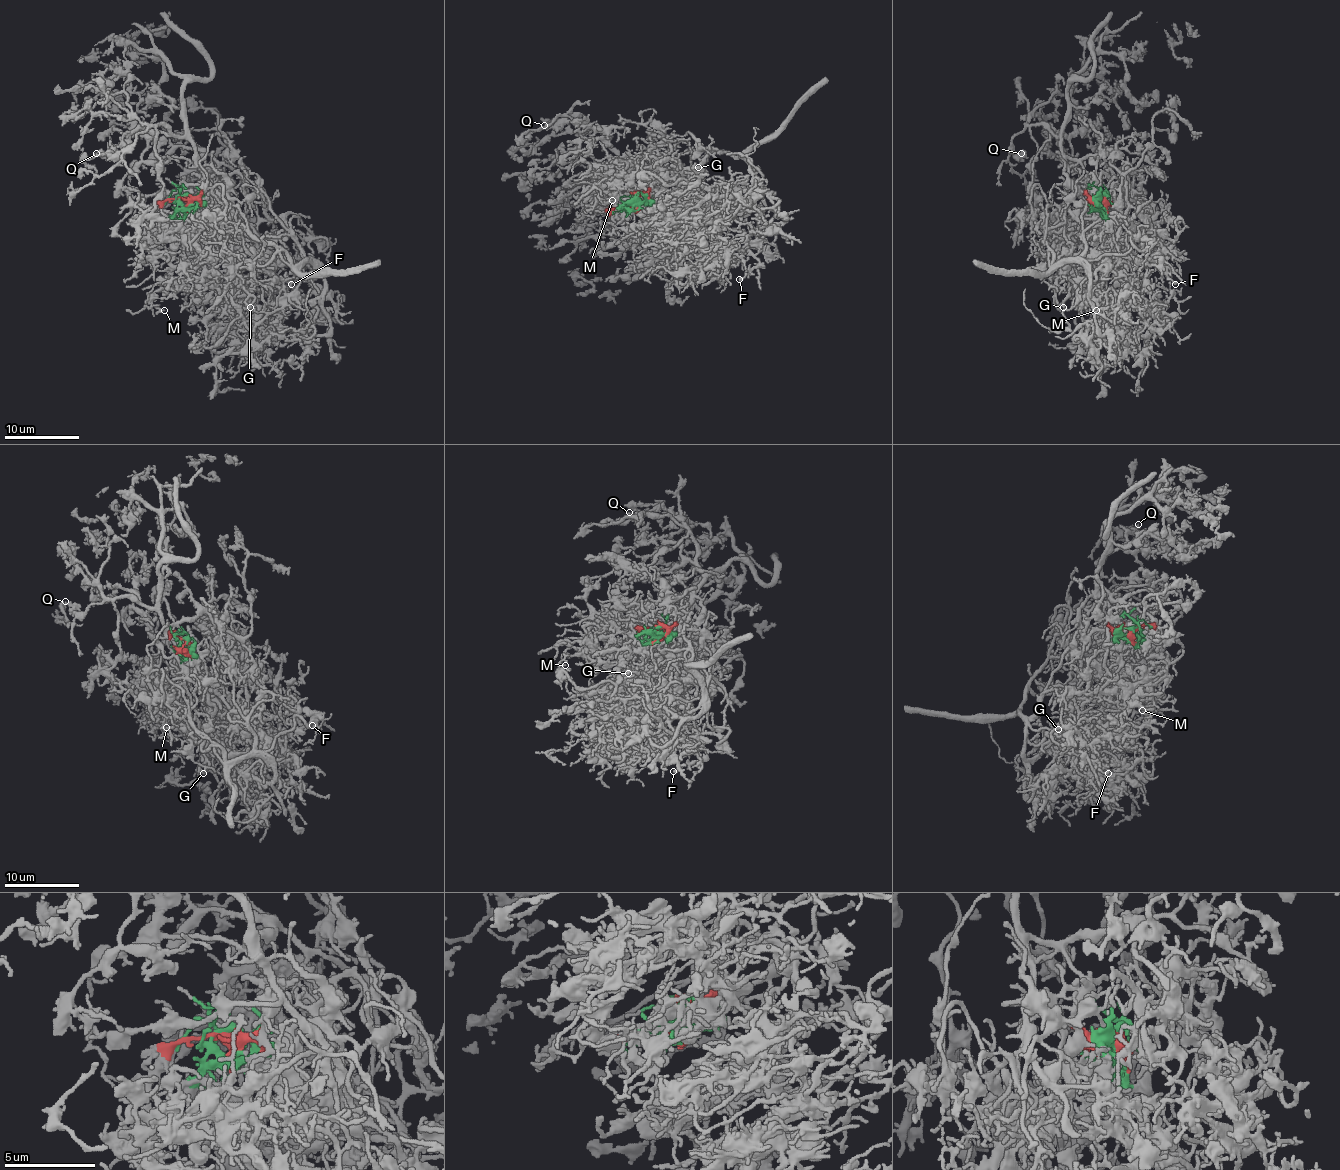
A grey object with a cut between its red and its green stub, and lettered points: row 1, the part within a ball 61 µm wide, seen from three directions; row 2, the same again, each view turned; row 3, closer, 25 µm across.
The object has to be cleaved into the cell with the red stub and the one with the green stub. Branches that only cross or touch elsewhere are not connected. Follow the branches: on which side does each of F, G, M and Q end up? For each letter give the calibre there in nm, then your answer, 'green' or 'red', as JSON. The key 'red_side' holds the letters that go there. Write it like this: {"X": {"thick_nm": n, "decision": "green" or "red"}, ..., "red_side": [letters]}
{"F": {"thick_nm": 240, "decision": "green"}, "G": {"thick_nm": 130, "decision": "green"}, "M": {"thick_nm": 140, "decision": "green"}, "Q": {"thick_nm": 90, "decision": "red"}, "red_side": ["Q"]}

